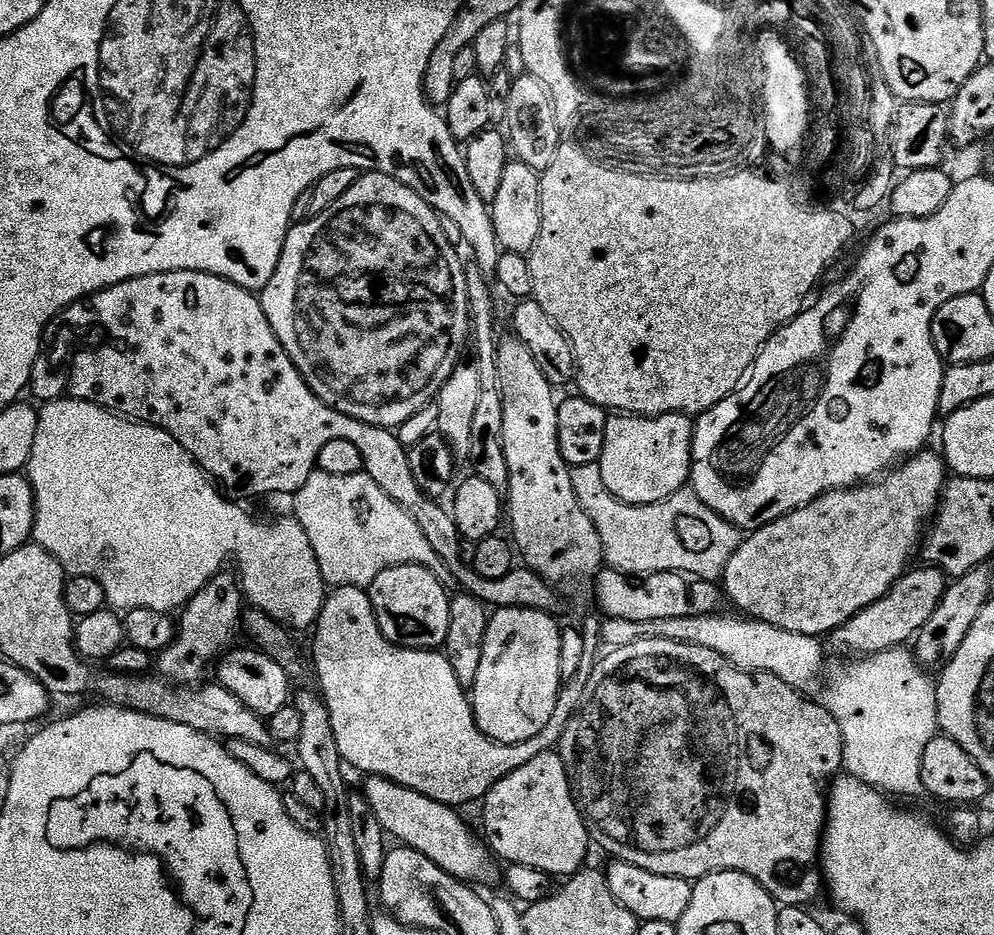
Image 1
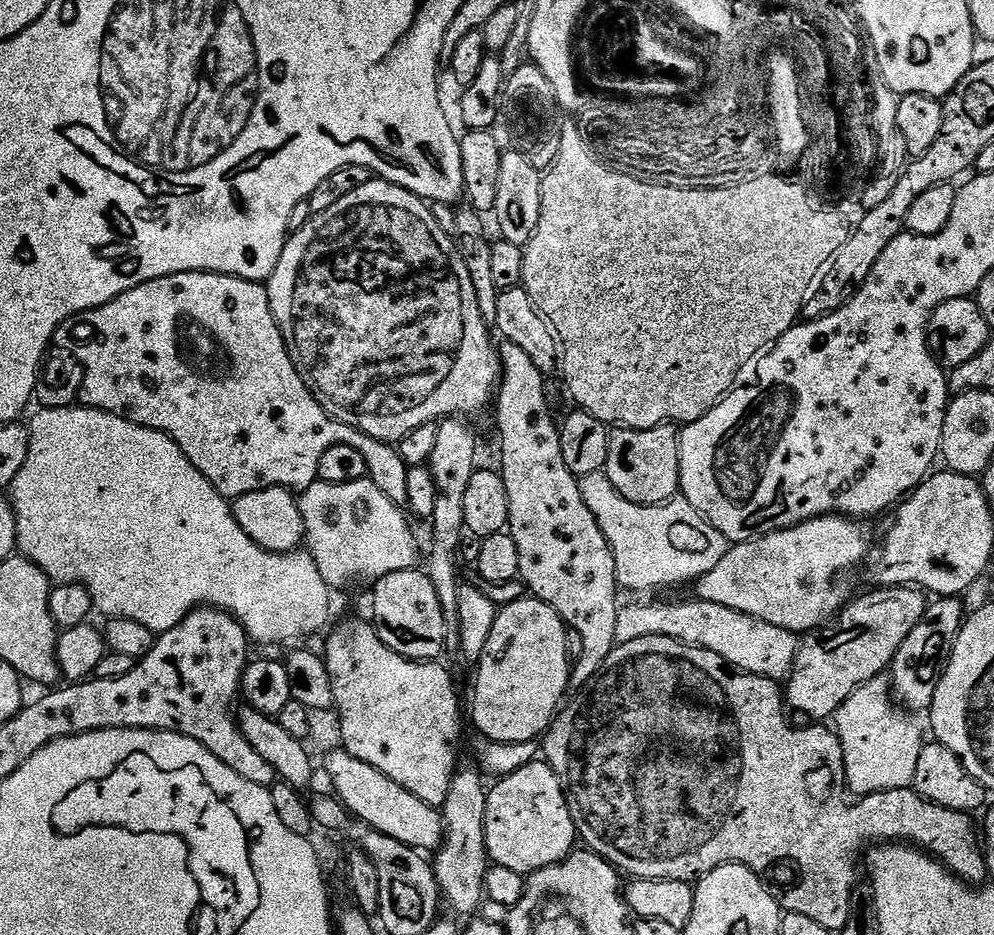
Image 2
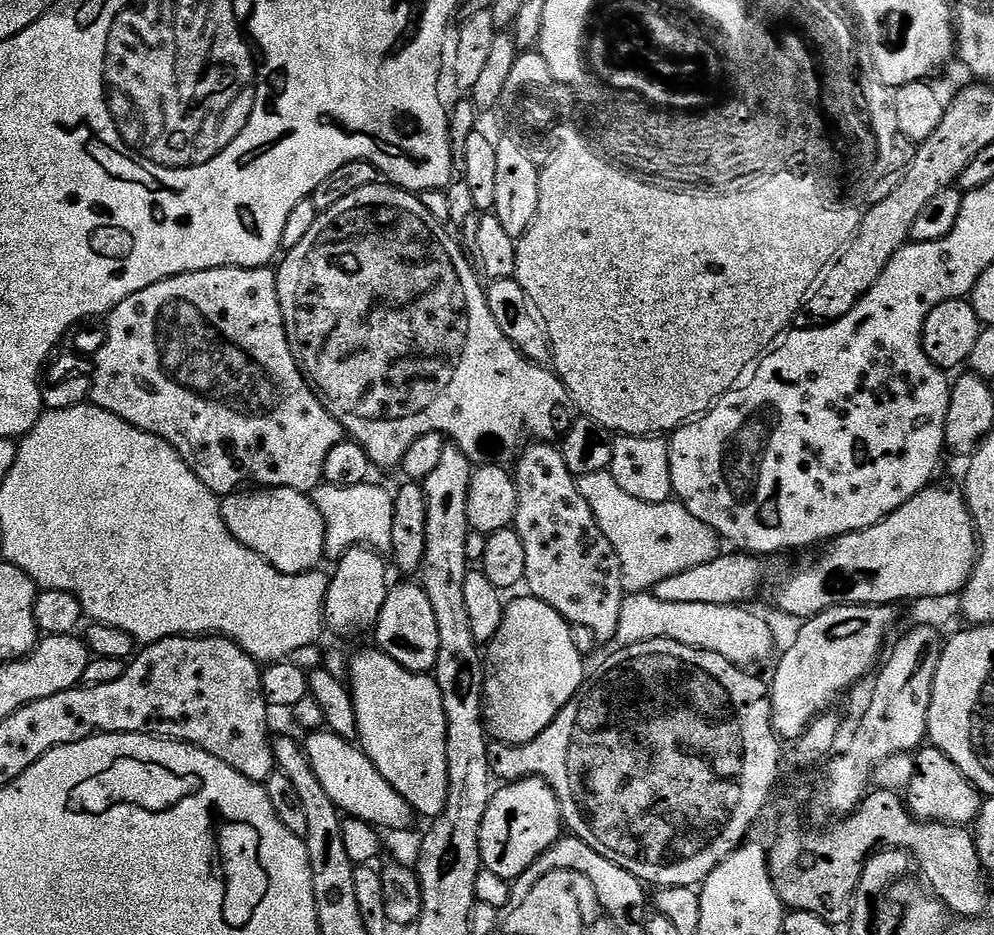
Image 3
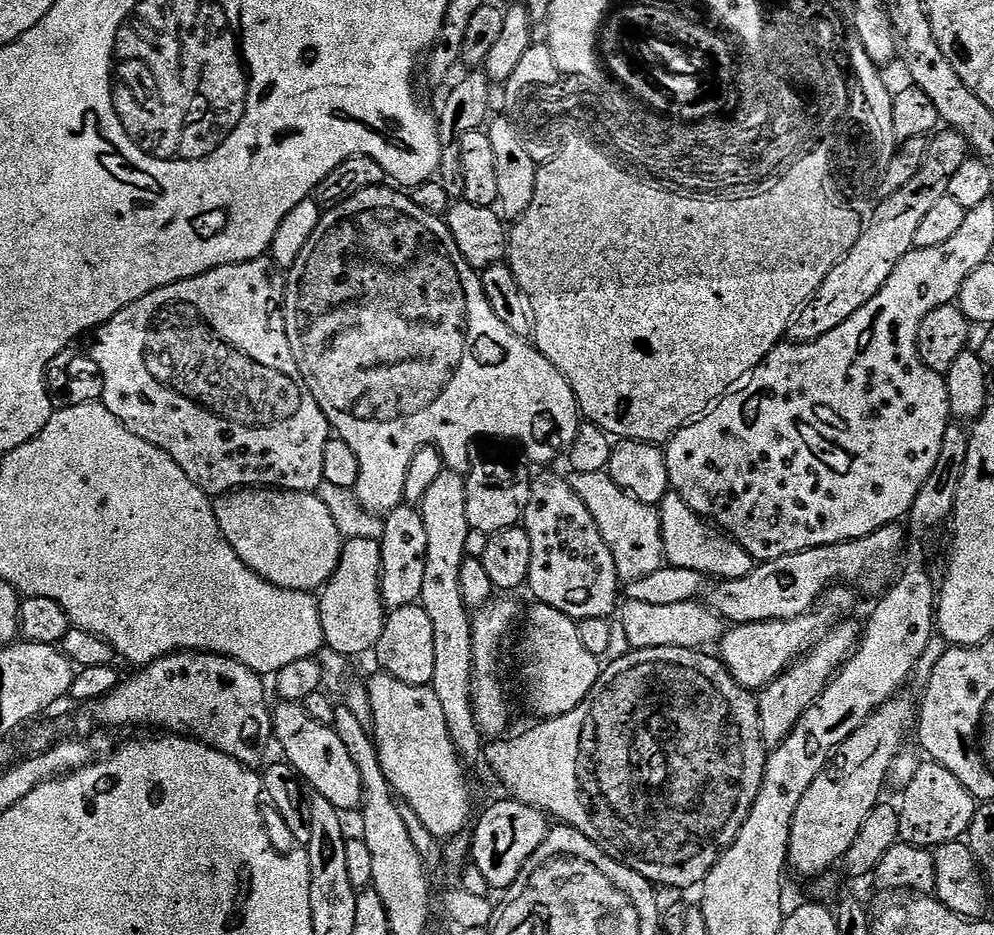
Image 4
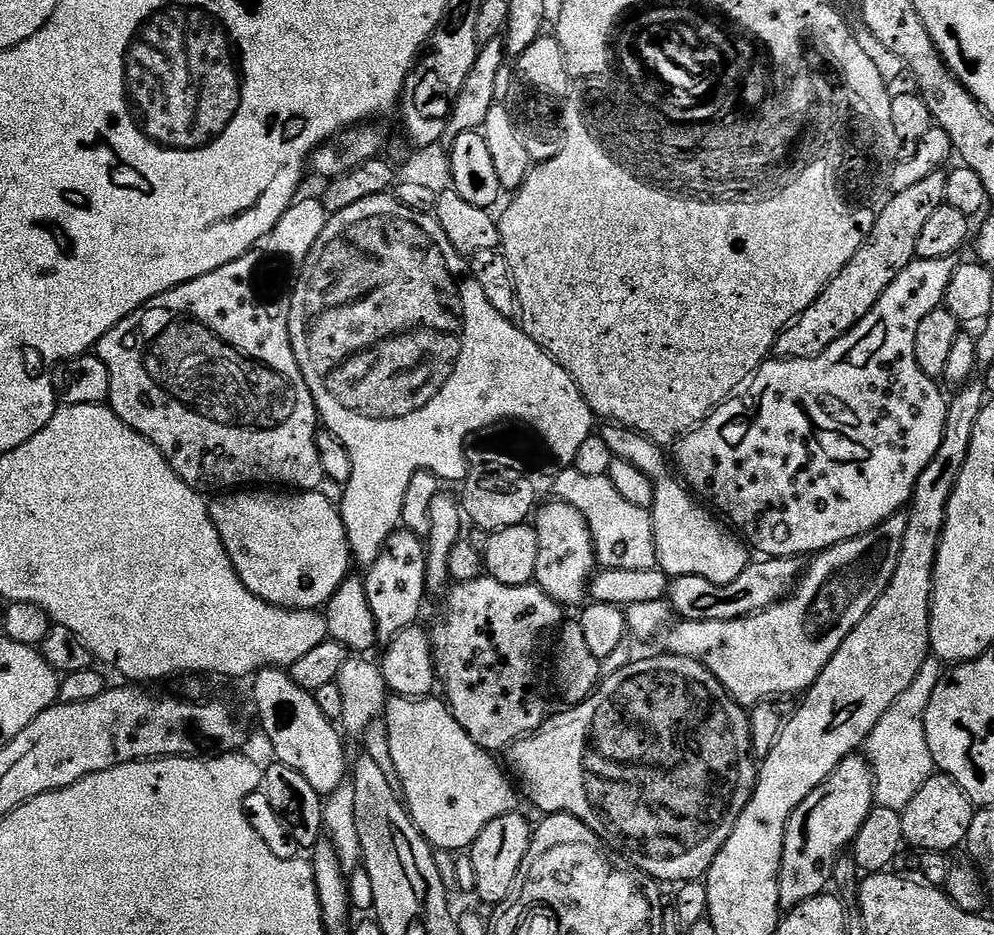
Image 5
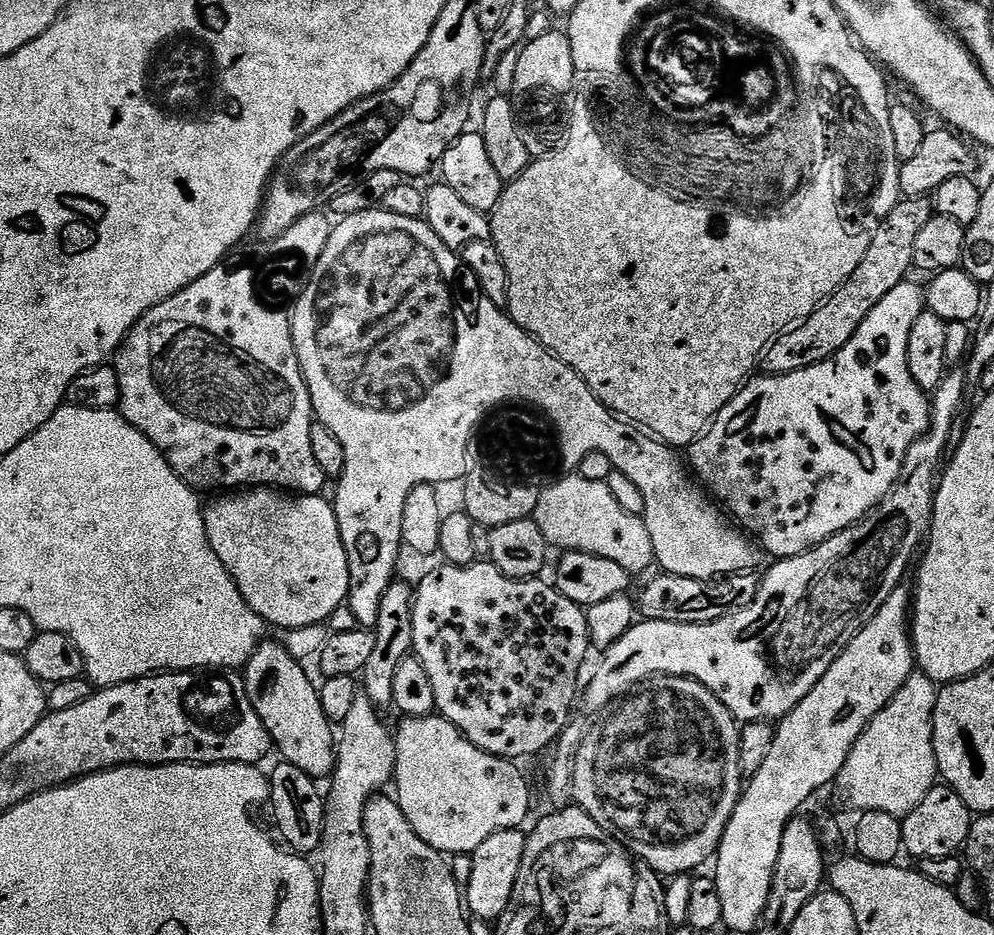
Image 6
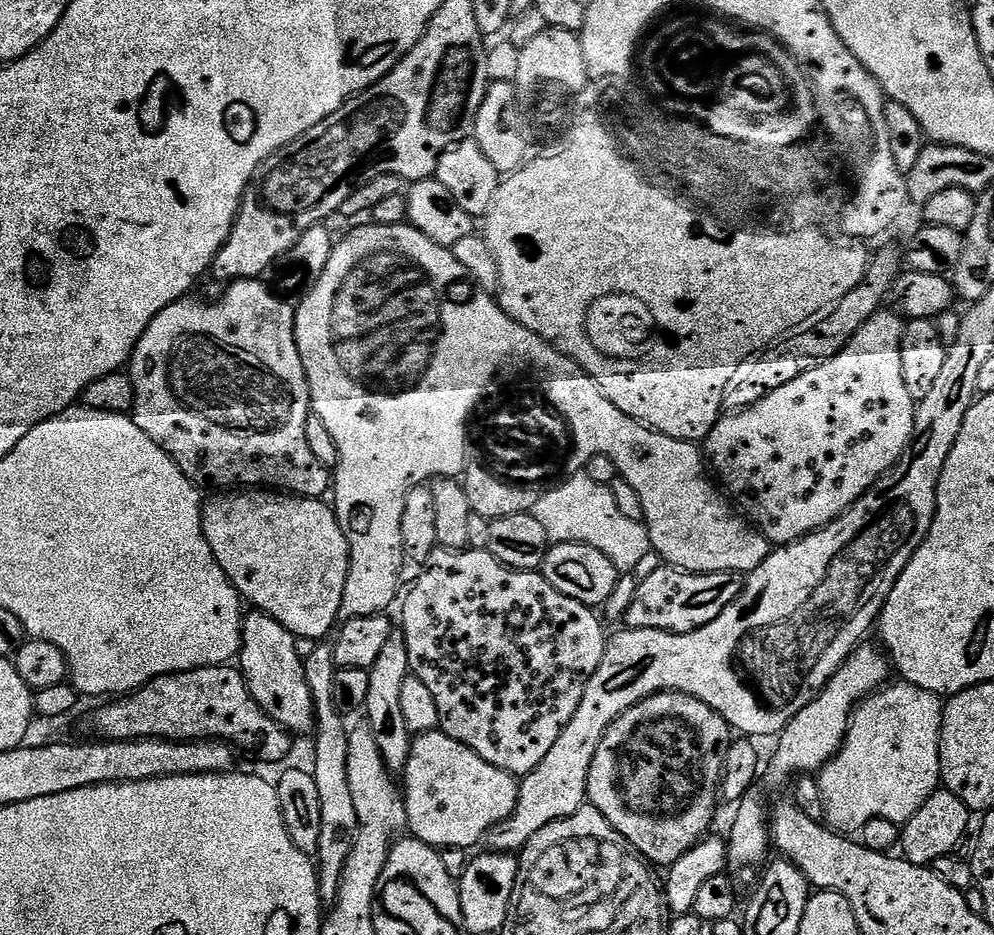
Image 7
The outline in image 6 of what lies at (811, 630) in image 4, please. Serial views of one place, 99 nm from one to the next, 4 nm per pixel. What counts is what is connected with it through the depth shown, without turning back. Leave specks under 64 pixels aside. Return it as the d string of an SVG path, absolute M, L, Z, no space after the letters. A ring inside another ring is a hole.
M960 370L949 371L936 391L931 393L932 426L917 438L914 446L910 446L904 459L904 469L900 471L899 482L892 487L890 494L886 494L886 498L882 498L877 508L870 510L854 526L834 534L810 551L777 559L773 563L776 565L765 574L764 580L762 576L759 581L756 597L754 602L750 602L750 606L742 606L736 612L705 624L646 619L633 624L629 632L622 634L622 638L618 638L618 642L614 642L614 646L603 653L604 661L597 666L588 689L586 684L582 692L585 710L603 713L613 702L619 701L653 676L688 676L691 680L702 682L740 722L776 722L790 710L794 710L794 706L798 706L802 698L806 698L806 694L814 690L822 674L830 670L834 658L838 658L838 654L846 650L860 628L866 626L866 622L870 622L874 614L878 614L882 602L886 602L886 598L890 598L890 594L901 587L903 580L900 579L907 574L908 567L910 572L914 557L921 551L929 535L942 461L949 451L952 430L957 427L959 420L956 419L960 416L960 407L964 404L964 392L966 393L965 373L956 371Z

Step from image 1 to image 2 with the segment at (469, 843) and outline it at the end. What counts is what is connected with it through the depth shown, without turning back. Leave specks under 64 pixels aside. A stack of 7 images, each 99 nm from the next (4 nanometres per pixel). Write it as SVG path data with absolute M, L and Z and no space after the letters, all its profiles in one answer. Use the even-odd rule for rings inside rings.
M343 750L330 753L324 760L324 768L328 771L329 782L332 783L331 791L355 819L417 850L435 850L444 841L444 818L441 809L422 802L422 798L414 798L410 790L386 778L382 770Z

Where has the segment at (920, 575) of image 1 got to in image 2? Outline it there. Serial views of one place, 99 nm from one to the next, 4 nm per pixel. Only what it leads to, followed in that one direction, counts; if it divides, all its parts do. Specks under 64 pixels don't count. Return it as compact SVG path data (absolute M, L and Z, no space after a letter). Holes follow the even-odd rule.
M915 586L877 587L872 591L876 592L849 599L831 626L817 628L799 641L792 673L786 677L786 704L793 713L801 712L812 722L835 717L854 690L889 671L898 646L922 622L930 603L929 597Z

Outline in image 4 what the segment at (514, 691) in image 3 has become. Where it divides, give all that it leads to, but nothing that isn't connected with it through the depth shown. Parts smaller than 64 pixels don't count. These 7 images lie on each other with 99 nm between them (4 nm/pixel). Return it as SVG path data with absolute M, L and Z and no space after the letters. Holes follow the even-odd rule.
M533 603L528 612L528 621L524 624L524 645L520 652L524 655L524 684L528 687L528 704L537 712L537 717L551 718L561 716L583 702L586 694L596 685L596 679L602 671L601 661L586 646L582 646L582 637L578 635L578 623L571 620L562 610L554 610L554 606Z

